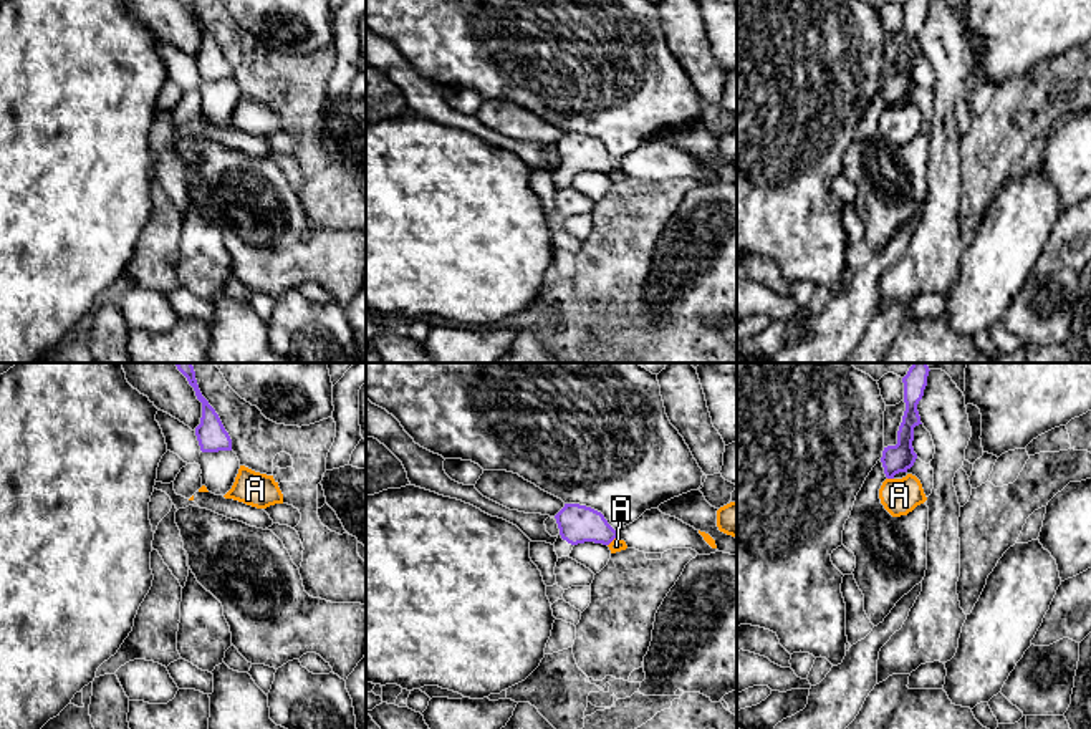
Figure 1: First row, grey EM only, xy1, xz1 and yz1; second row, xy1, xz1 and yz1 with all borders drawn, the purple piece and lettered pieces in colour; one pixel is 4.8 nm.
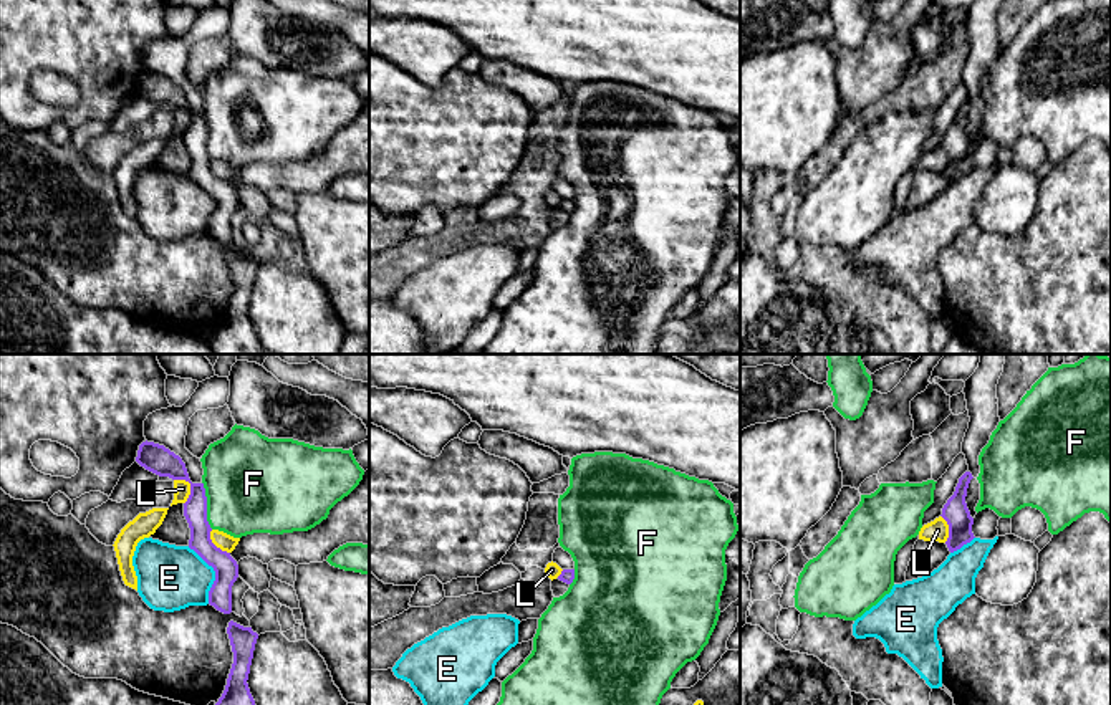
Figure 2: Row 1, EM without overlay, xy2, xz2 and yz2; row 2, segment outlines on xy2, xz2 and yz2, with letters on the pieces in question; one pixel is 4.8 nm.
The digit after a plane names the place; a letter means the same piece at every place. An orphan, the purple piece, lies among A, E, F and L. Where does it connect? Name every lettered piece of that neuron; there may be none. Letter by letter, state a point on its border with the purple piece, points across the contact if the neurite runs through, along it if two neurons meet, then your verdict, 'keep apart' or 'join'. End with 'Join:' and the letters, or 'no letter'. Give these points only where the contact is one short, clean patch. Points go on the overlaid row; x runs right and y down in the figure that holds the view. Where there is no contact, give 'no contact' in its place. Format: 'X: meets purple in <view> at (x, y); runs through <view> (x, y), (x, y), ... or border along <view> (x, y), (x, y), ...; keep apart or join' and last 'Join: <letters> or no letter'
A: meets purple in xz1 at (611, 540); border along xz1 (615, 537), (608, 545); keep apart
E: meets purple in xy2 at (216, 573); keep apart
F: meets purple in xy2 at (206, 505); border along xy2 (202, 482), (207, 523), (212, 528); keep apart
L: meets purple in xy2 at (191, 487); border along xy2 (174, 479), (184, 479), (189, 484), (189, 497), (184, 503); keep apart
Join: no letter

